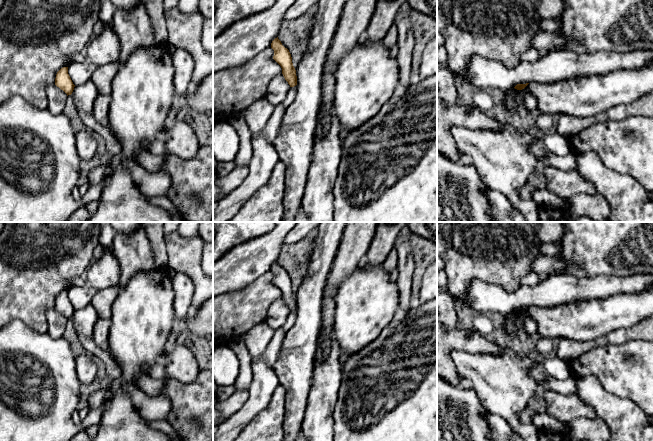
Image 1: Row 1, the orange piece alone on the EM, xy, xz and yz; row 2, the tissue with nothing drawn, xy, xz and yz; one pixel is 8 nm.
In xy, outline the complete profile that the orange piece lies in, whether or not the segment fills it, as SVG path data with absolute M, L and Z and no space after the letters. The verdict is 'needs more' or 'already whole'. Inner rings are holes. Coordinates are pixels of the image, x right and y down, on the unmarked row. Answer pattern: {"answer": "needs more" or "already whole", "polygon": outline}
{"answer": "already whole", "polygon": "M63 291L57 296L55 309L63 314L67 320L72 318L75 309L68 298L68 291Z"}

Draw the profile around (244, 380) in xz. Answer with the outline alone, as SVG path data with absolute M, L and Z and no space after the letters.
M244 335L235 336L225 343L235 352L240 362L240 373L234 384L236 390L248 390L252 384L252 358L245 345Z

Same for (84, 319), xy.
M92 305L75 310L72 316L72 321L77 336L91 339L94 325L98 319L98 314Z

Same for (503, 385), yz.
M452 350L452 359L458 373L465 379L466 386L473 389L482 407L489 413L504 417L512 427L513 432L521 436L524 441L538 441L542 430L532 422L520 422L518 415L528 409L532 396L540 390L549 390L564 395L576 394L575 379L558 380L547 375L542 382L530 377L529 370L533 366L541 366L542 358L535 356L522 356L515 352L500 355L469 354L463 351Z

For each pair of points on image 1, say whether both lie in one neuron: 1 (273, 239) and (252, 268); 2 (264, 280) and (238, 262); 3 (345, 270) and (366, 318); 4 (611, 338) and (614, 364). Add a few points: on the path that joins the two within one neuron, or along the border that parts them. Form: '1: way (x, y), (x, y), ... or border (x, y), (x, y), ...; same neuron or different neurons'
1: way (268, 246), (253, 261); same neuron
2: border (270, 270), (239, 289); different neurons
3: border (362, 261), (342, 282), (335, 296); different neurons
4: border (635, 339), (620, 344), (600, 345), (589, 350); different neurons

